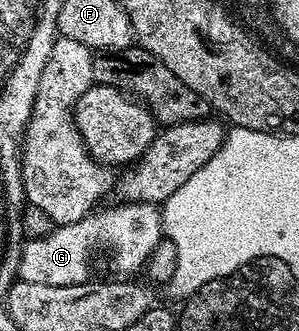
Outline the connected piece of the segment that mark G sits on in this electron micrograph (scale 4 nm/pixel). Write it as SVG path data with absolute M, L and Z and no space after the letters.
M120 202L119 207L105 207L74 223L62 223L53 232L30 239L21 249L20 278L35 285L79 285L90 282L93 254L97 247L113 250L113 267L129 277L157 251L165 235L161 207L156 203Z

